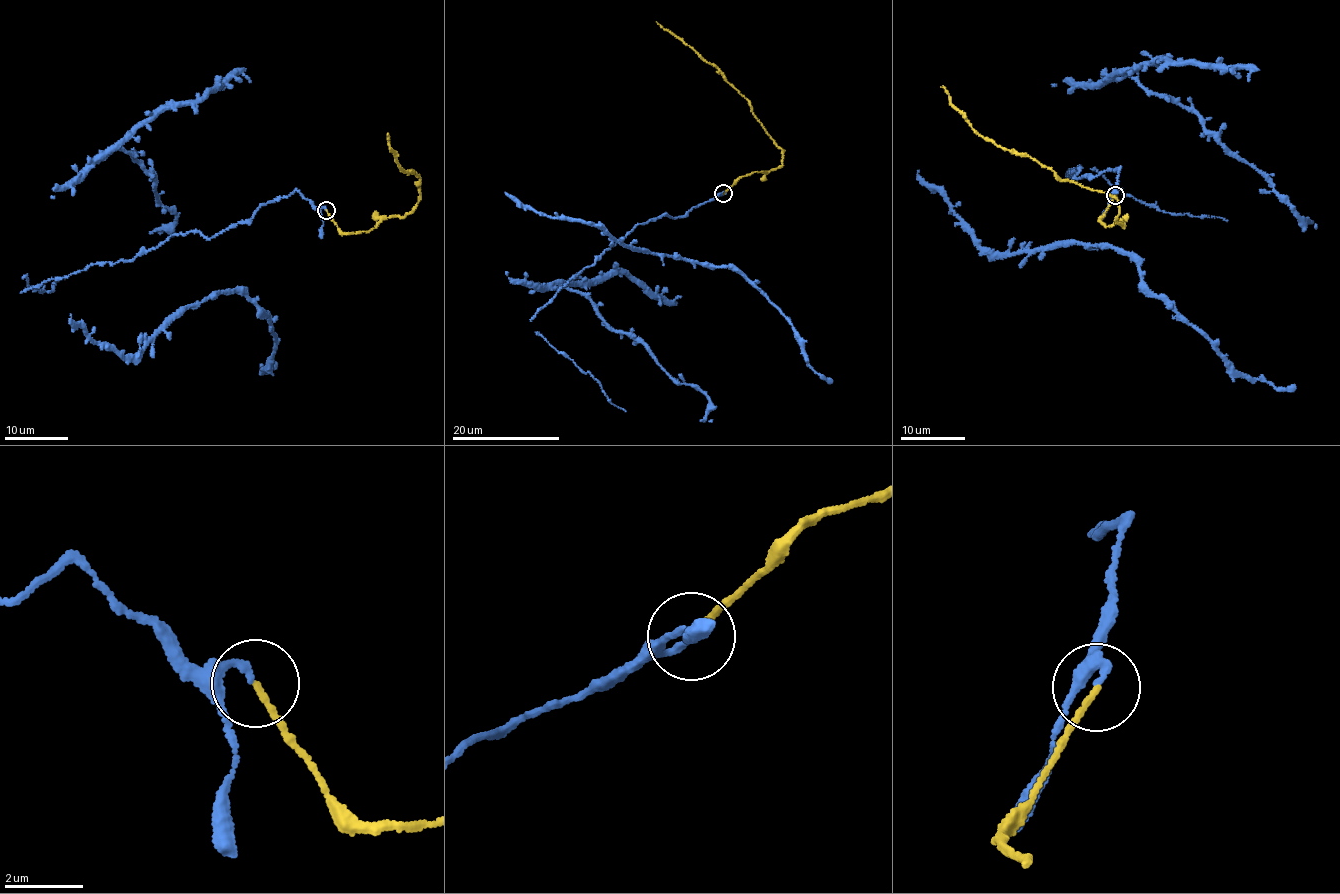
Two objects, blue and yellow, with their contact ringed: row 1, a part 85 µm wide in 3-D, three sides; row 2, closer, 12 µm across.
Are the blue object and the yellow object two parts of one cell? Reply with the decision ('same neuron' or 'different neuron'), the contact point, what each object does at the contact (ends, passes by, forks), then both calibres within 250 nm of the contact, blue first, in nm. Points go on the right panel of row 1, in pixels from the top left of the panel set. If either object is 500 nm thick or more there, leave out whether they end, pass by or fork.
same neuron; place (1115, 195); blue ends; yellow ends; calibres 160 and 150 nm

